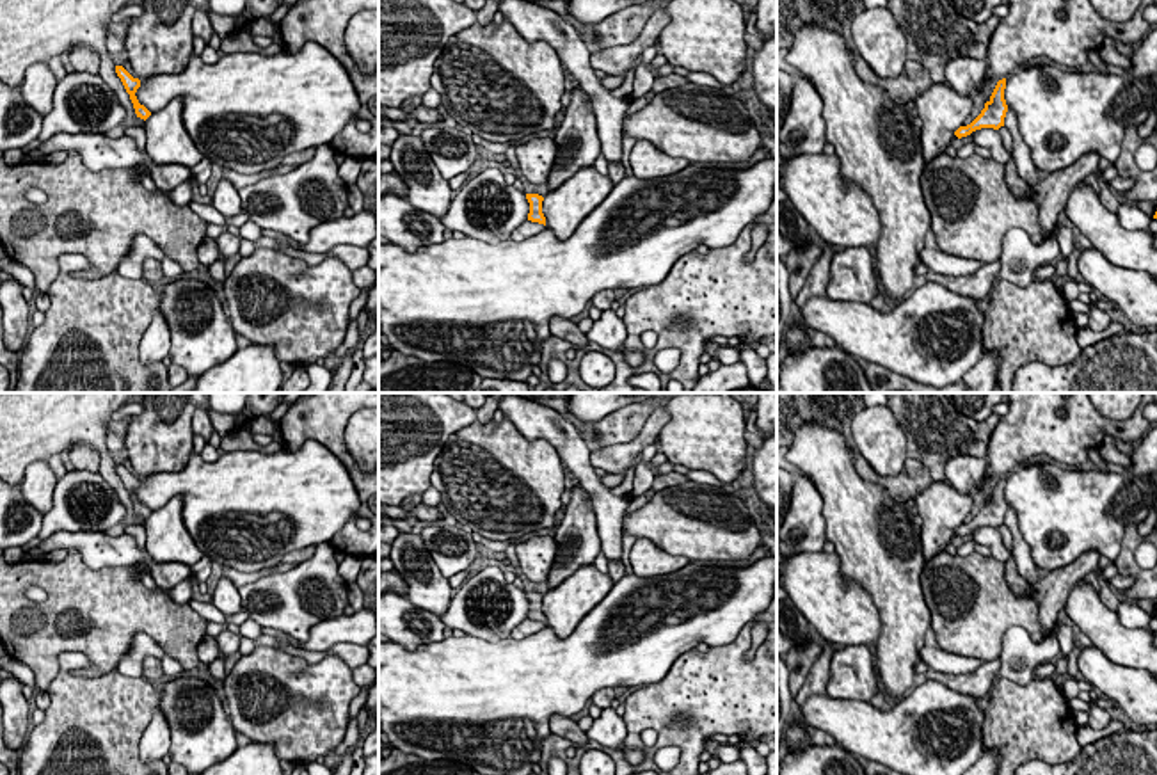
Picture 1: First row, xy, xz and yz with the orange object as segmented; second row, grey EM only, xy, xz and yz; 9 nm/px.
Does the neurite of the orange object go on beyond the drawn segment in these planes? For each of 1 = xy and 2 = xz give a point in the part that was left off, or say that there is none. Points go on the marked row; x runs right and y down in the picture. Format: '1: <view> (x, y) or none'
1: none
2: none

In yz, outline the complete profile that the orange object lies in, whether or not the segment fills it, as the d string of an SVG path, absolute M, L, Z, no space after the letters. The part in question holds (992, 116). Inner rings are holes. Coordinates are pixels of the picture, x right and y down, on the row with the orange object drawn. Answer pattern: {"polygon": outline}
{"polygon": "M1006 78L999 80L990 100L985 103L981 114L967 126L960 126L954 135L958 139L970 135L981 128L993 128L999 130L1004 126L1004 117L1008 112L1008 105L1004 100Z"}

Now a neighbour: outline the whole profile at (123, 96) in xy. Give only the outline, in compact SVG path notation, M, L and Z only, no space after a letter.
M0 0L0 82L21 87L25 71L50 62L75 46L100 55L98 75L126 108L123 126L146 124L135 114L130 94L116 73L116 59L107 50L107 23L130 0Z

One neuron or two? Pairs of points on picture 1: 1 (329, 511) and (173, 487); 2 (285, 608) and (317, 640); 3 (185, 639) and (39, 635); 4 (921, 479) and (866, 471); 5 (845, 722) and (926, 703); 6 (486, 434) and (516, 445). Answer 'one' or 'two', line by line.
1: one
2: two
3: one
4: one
5: one
6: one

